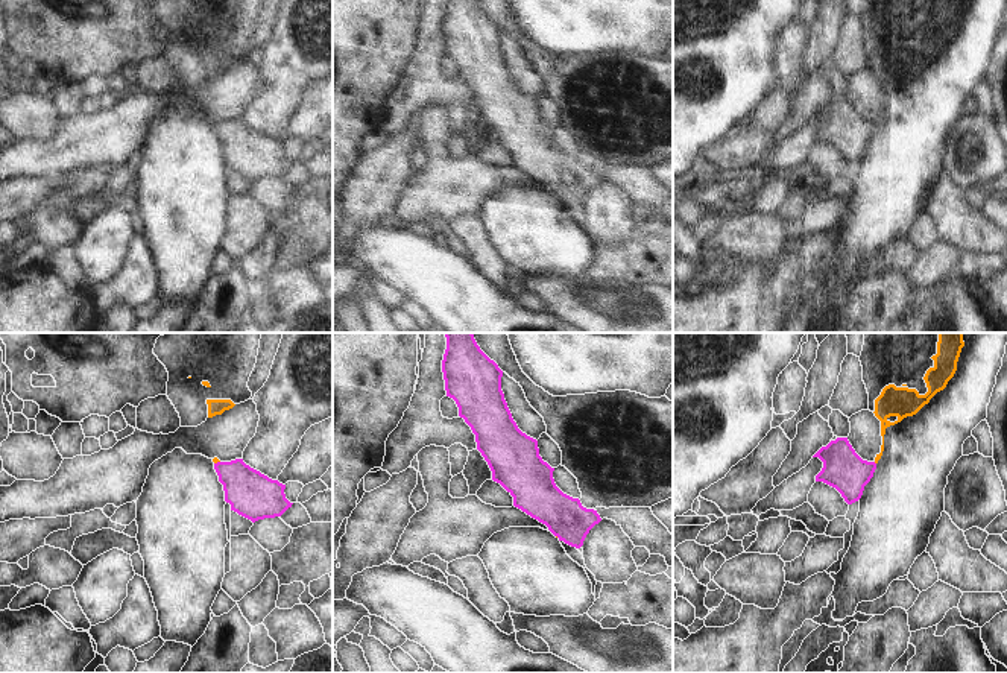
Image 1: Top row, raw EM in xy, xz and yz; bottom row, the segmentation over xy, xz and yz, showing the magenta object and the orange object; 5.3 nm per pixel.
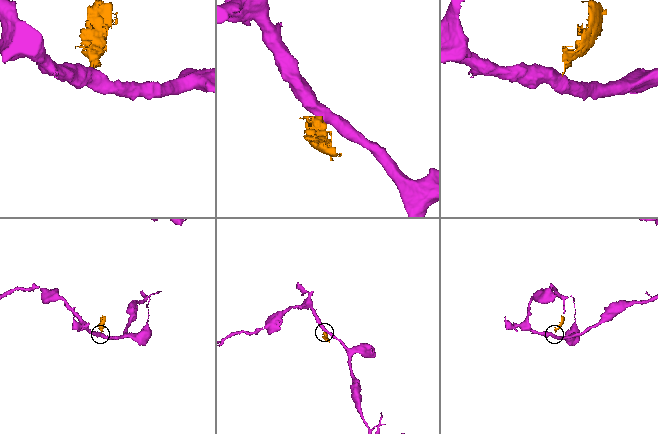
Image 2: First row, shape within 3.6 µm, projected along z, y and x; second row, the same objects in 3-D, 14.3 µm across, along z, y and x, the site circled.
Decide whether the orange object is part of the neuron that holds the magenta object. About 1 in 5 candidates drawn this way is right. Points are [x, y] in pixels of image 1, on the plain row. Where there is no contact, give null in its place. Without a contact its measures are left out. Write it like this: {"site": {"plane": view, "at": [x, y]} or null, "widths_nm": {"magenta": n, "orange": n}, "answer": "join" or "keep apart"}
{"site": {"plane": "xy", "at": [217, 122]}, "widths_nm": {"magenta": 240, "orange": 20}, "answer": "keep apart"}

